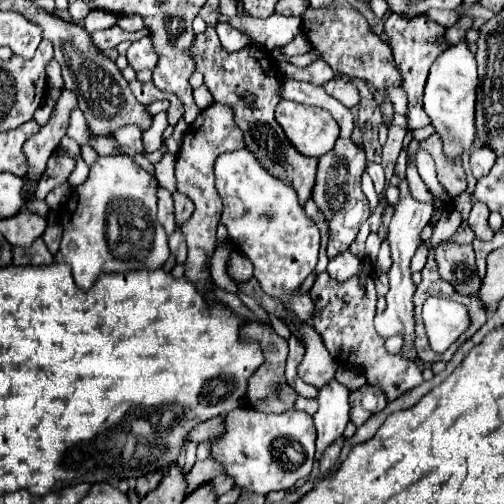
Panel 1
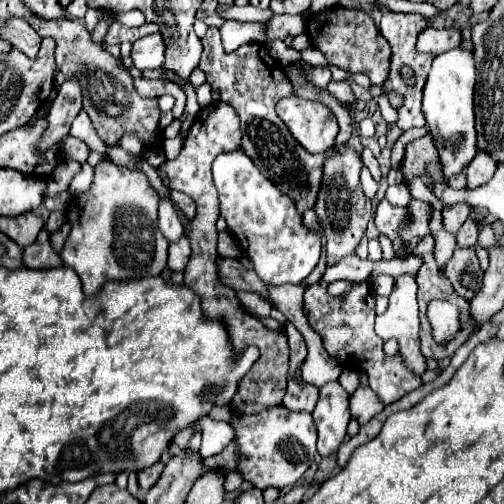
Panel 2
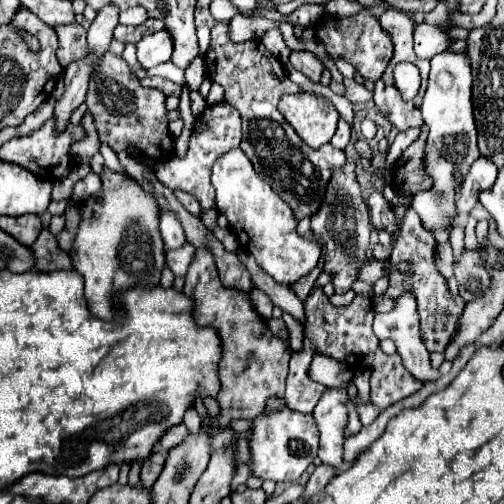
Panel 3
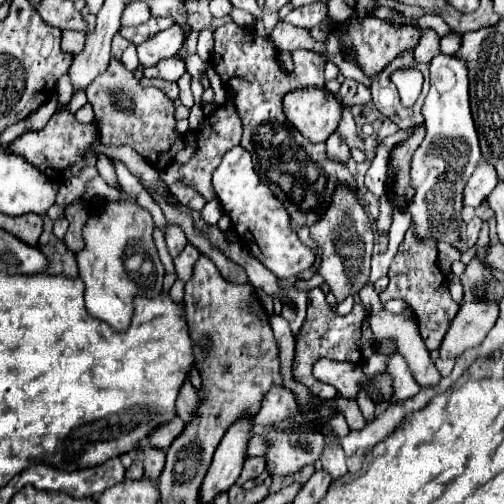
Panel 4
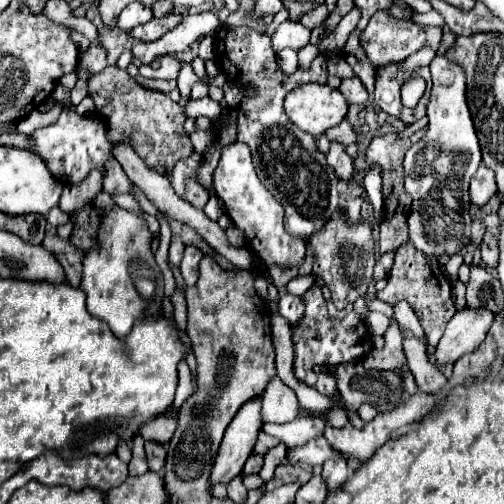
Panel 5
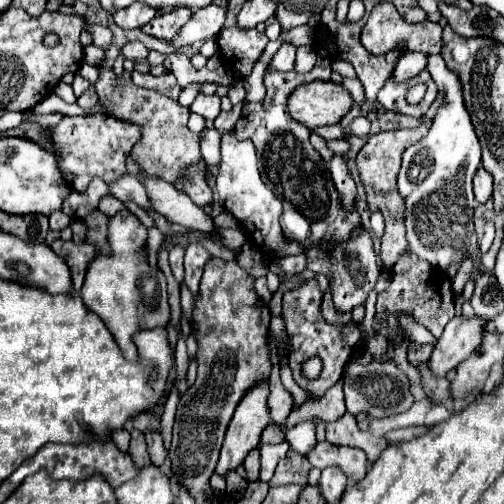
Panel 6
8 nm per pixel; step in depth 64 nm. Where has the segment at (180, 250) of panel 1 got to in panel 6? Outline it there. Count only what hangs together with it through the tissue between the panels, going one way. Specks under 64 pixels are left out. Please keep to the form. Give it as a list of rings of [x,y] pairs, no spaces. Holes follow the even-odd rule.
[[[190,244],[190,248],[186,250],[186,256],[184,256],[184,270],[186,270],[186,286],[190,288],[190,292],[194,296],[198,296],[198,286],[200,286],[200,278],[202,278],[202,270],[206,266],[206,262],[210,260],[210,252],[202,246],[202,244]]]

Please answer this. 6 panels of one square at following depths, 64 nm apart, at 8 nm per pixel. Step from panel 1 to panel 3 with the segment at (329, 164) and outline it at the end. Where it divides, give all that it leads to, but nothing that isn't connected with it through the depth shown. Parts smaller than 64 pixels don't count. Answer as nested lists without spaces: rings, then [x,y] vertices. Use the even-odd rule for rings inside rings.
[[[346,162],[340,172],[332,172],[332,184],[324,196],[324,204],[316,216],[312,216],[312,232],[324,240],[324,272],[332,276],[336,294],[346,294],[358,280],[360,266],[368,262],[366,250],[370,244],[370,216],[362,190],[354,176],[354,162]]]

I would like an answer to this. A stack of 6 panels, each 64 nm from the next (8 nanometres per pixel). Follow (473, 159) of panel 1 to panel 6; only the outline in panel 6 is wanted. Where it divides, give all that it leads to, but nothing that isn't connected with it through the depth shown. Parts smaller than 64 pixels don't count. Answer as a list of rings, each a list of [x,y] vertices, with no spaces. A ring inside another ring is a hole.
[[[478,168],[474,176],[474,196],[478,202],[486,202],[492,196],[492,176],[484,168]]]

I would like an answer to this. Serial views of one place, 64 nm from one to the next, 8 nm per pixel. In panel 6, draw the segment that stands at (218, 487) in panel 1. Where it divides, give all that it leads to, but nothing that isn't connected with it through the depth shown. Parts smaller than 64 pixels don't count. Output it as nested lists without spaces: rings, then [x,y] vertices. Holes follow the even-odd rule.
[[[250,450],[246,460],[244,460],[244,470],[246,470],[246,480],[258,480],[258,470],[260,470],[260,452]]]

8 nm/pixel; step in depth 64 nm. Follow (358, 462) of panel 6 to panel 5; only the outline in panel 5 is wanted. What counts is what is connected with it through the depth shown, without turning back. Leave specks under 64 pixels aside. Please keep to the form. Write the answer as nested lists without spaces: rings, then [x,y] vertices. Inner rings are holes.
[[[324,436],[308,442],[306,446],[302,448],[296,448],[296,450],[288,450],[288,460],[290,462],[306,462],[310,466],[322,466],[326,460],[330,460],[332,456],[340,454],[336,448],[332,448]]]

